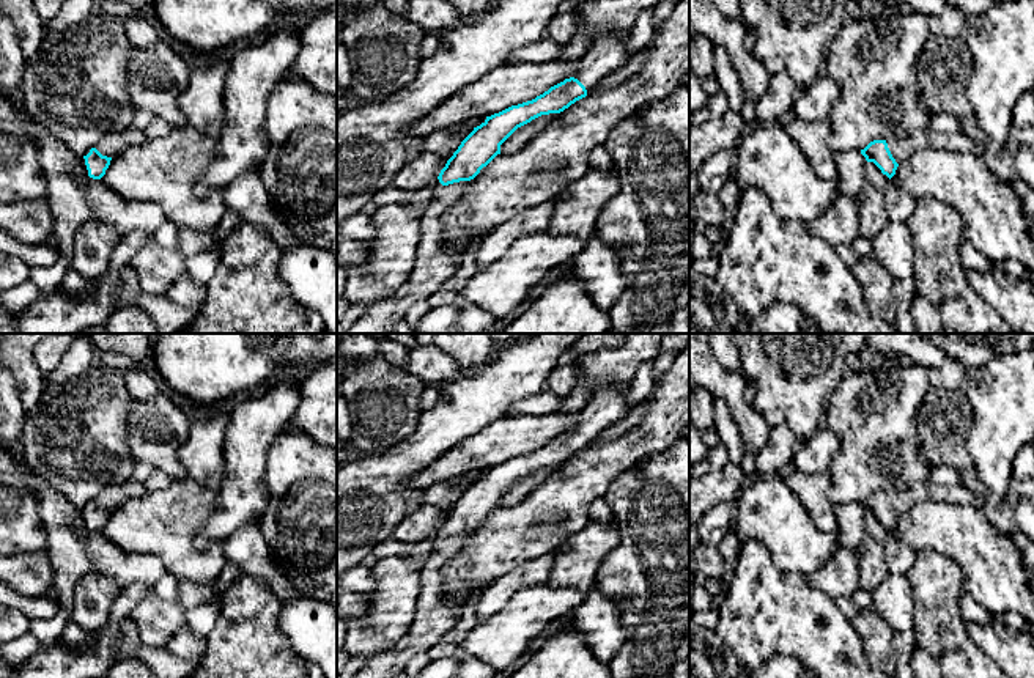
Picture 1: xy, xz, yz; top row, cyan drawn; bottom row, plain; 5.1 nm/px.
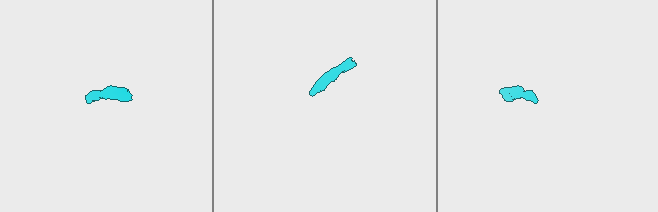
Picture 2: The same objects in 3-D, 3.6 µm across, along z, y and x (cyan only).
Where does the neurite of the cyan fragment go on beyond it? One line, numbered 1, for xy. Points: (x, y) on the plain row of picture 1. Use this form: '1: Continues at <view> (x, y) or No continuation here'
1: Continues at xy (114, 494)

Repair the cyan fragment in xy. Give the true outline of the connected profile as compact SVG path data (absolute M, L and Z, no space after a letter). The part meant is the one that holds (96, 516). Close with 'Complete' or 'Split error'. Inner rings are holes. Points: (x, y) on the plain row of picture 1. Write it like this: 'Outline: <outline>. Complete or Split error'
Outline: M134 480L109 485L87 508L83 508L88 529L101 532L116 505L131 499L145 497L148 492L143 483Z. Split error

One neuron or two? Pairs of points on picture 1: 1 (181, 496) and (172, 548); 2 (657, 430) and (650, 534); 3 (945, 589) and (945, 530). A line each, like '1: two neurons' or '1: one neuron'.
1: one neuron
2: two neurons
3: two neurons

